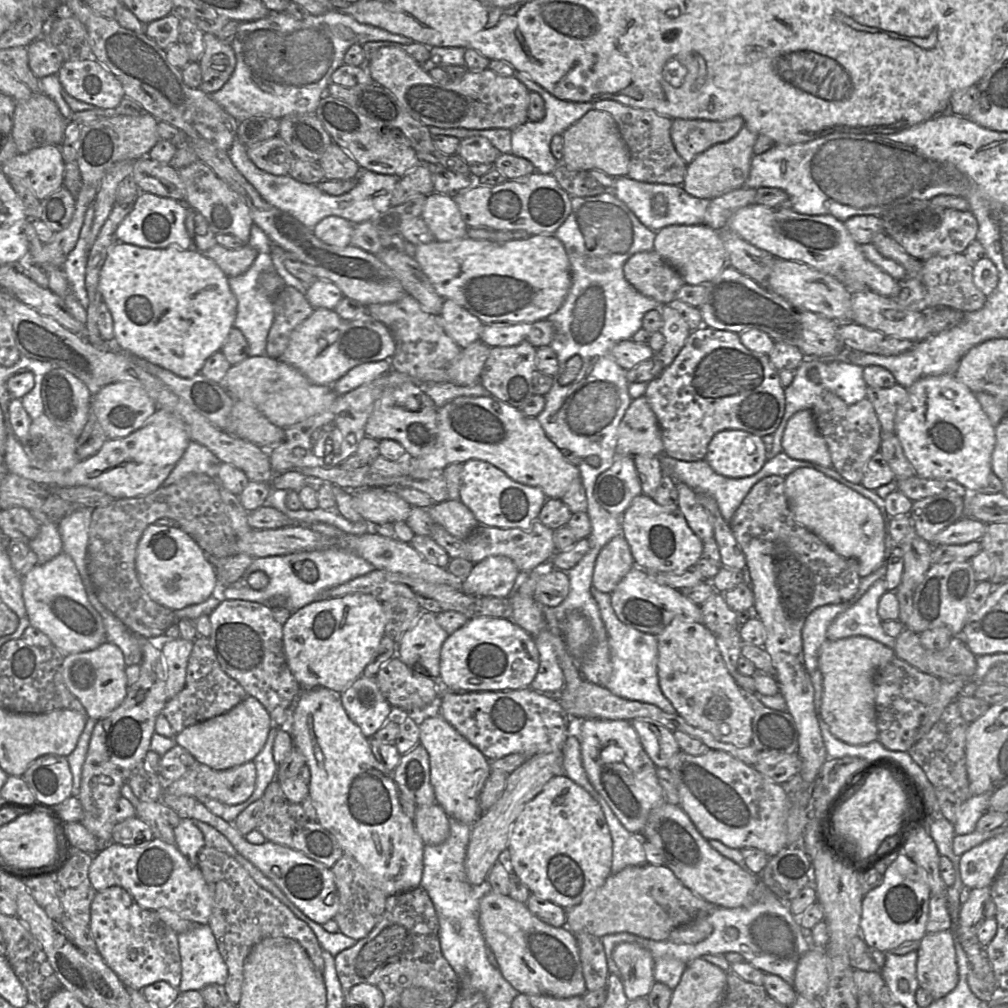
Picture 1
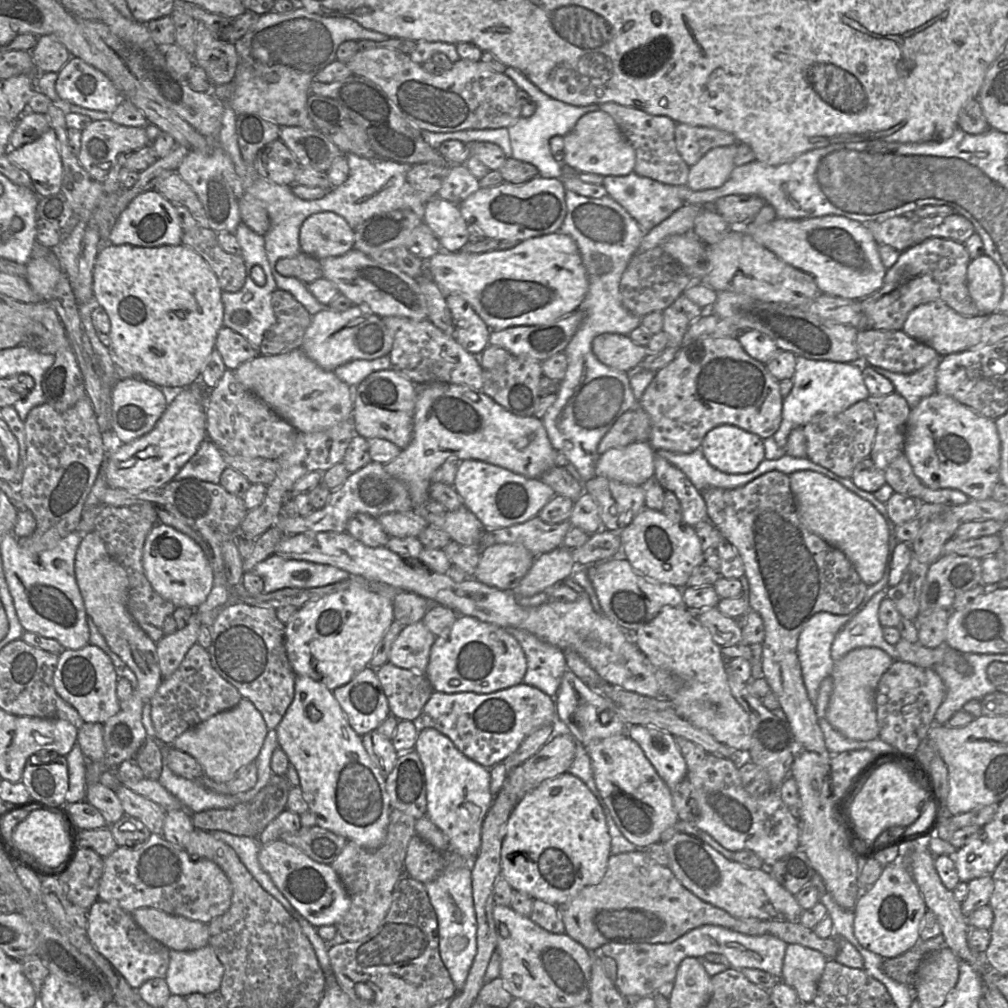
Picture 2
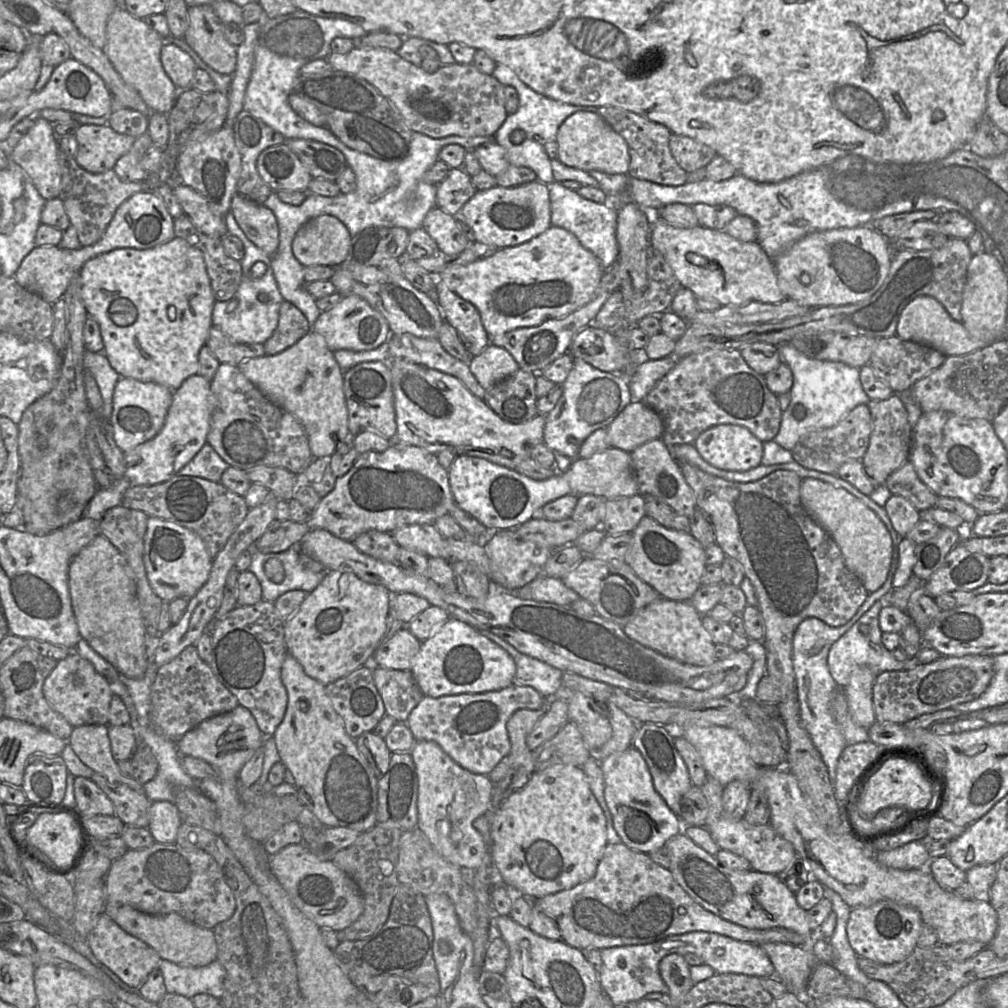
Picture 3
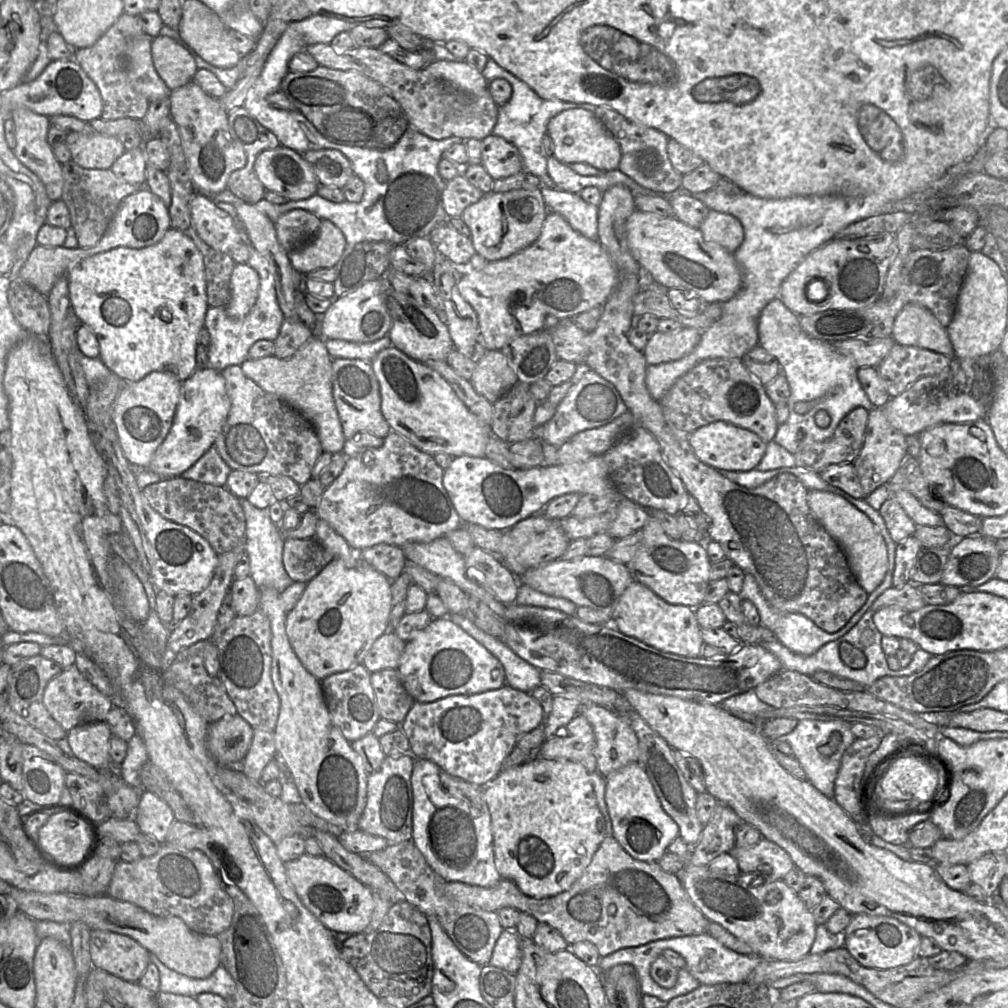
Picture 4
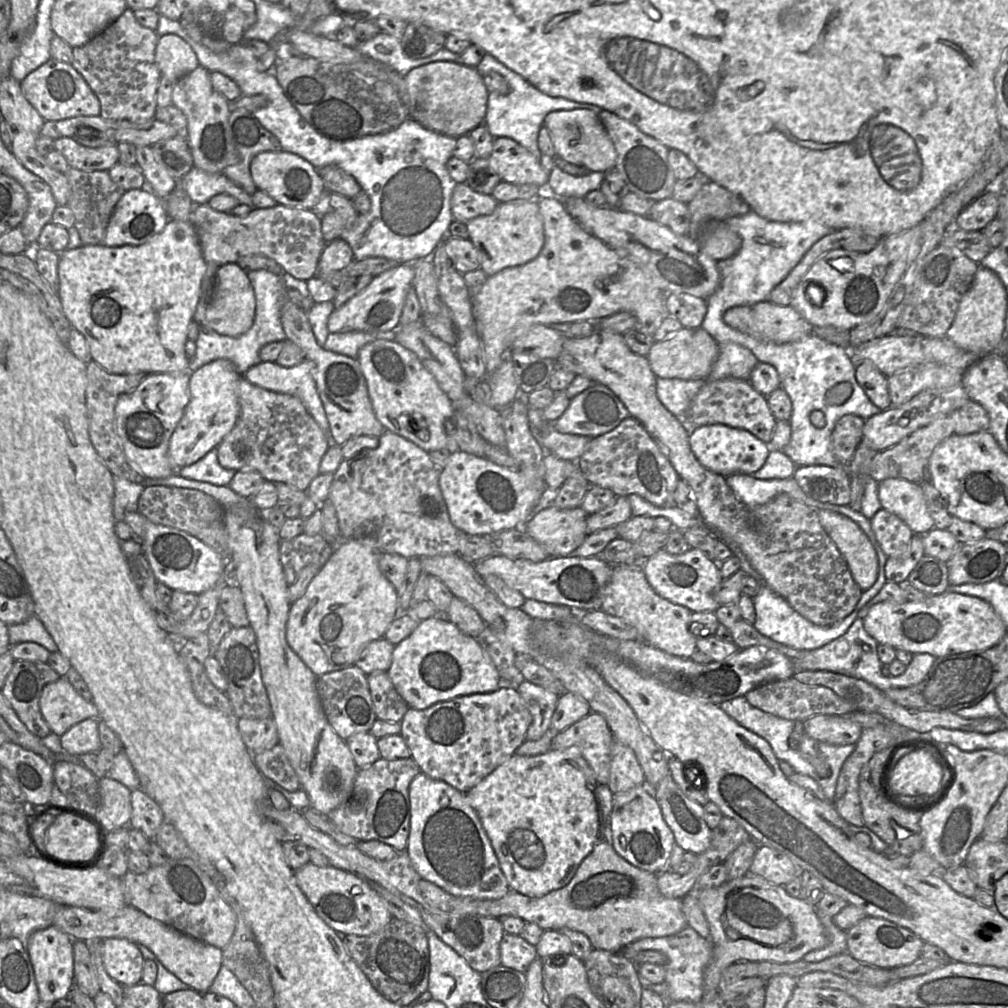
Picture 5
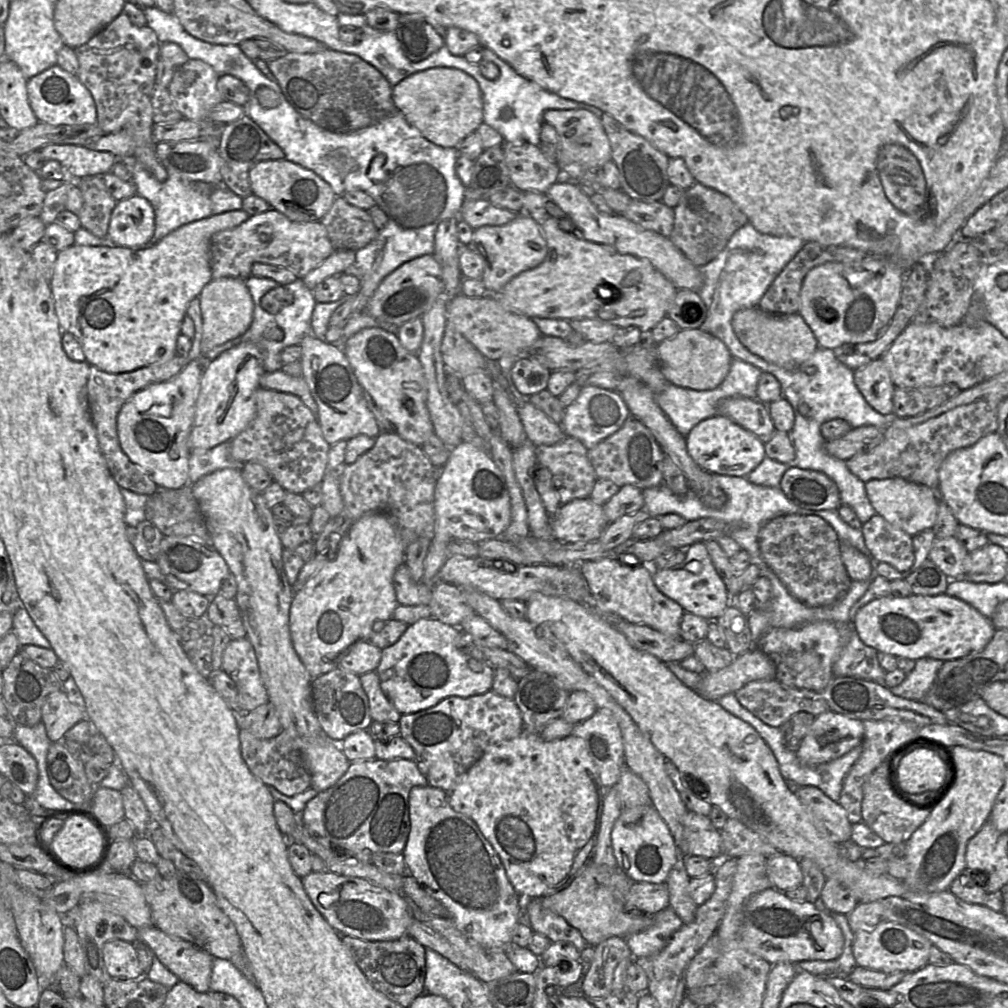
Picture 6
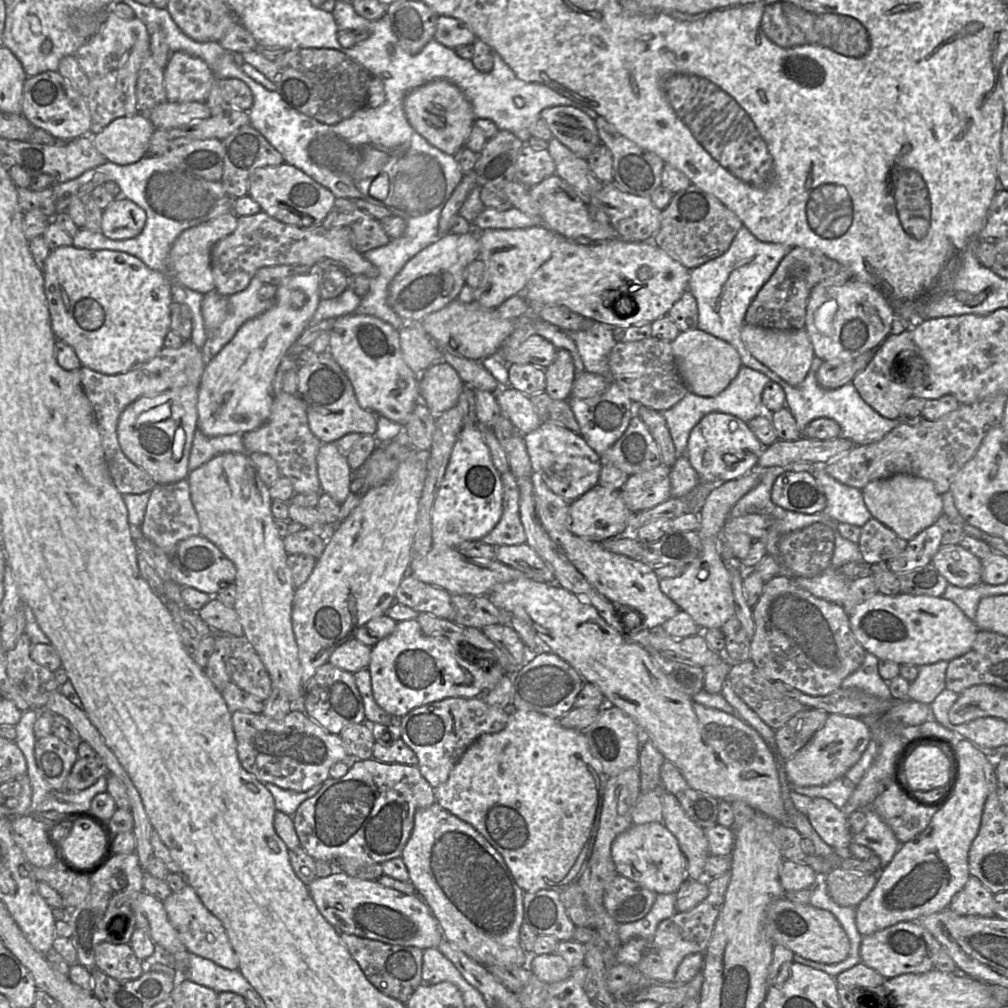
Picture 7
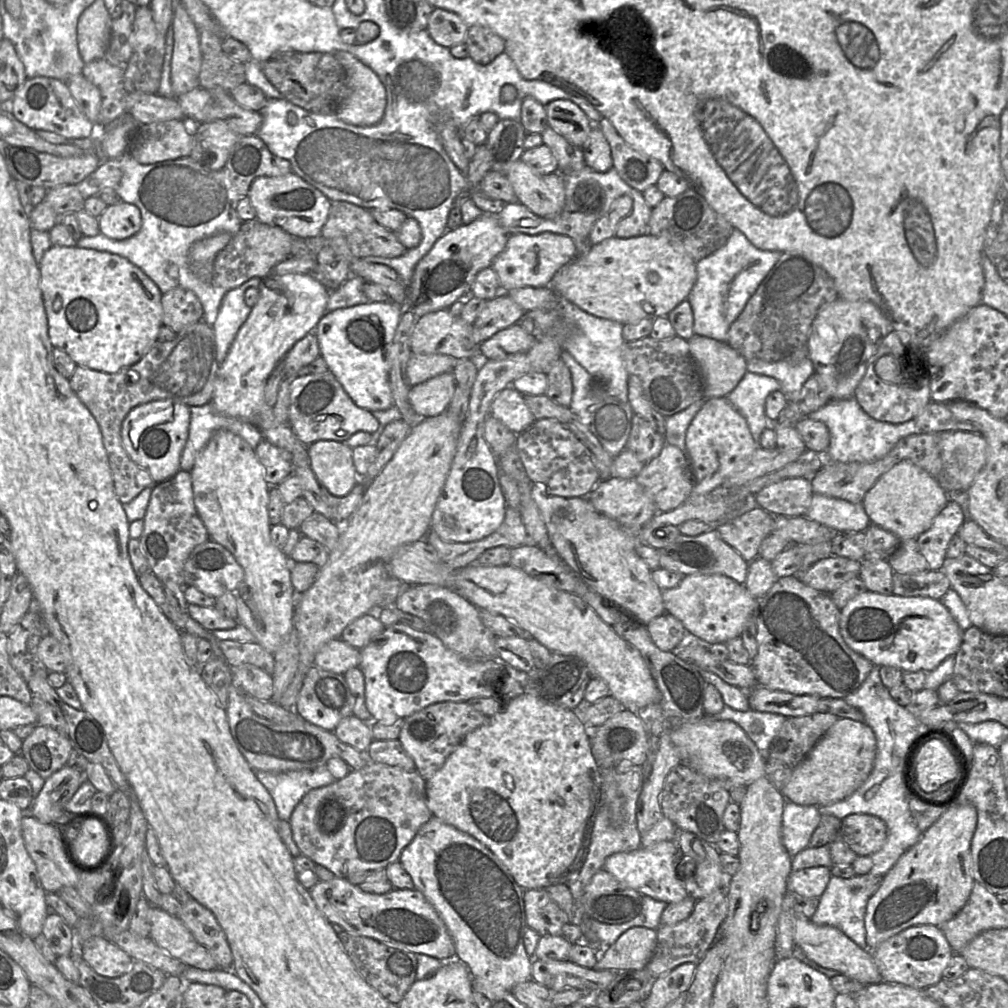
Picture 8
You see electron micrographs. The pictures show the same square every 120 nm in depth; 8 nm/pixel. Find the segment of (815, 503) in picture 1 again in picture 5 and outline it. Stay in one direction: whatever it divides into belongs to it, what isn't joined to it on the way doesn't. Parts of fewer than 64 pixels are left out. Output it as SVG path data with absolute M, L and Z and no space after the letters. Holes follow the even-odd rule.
M818 510L819 521L837 546L850 569L854 581L863 590L873 586L878 577L878 557L867 535L849 517Z

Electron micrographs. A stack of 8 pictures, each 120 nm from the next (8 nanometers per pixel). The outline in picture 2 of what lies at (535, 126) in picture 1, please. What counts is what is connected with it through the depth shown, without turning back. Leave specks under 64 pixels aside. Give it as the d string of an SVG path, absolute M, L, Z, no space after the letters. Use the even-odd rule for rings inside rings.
M506 67L504 74L512 79L519 88L527 92L536 104L536 110L533 115L529 117L520 116L507 127L512 149L511 157L533 164L537 168L539 176L562 178L562 162L554 158L550 150L549 140L553 136L560 135L563 137L569 133L582 115L598 110L597 104L586 106L570 105L547 95L521 72L512 67Z

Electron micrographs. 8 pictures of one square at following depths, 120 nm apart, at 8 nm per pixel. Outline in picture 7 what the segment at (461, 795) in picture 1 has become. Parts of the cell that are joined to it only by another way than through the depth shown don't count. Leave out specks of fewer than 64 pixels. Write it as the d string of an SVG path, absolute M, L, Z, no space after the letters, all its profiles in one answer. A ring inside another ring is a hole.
M437 802L428 808L418 809L401 858L416 894L430 908L446 940L485 967L515 965L524 968L526 955L520 940L520 928L524 923L524 891L516 884L499 852L472 825L451 814Z

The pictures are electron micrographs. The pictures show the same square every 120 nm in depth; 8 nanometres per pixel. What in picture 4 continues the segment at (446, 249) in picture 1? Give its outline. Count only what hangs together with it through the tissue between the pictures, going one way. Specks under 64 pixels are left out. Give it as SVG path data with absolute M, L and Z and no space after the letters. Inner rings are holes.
M548 211L540 235L531 245L507 258L488 261L480 270L461 274L458 290L477 314L485 349L501 350L516 337L602 307L617 281L617 269L598 239L583 236L562 215Z

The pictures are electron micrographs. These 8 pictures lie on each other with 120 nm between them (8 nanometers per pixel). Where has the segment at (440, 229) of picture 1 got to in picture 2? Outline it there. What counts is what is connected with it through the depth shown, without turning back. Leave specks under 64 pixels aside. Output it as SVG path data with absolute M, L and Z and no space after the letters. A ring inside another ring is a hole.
M437 196L427 199L422 210L422 221L437 238L440 250L457 252L469 241L468 223L455 203Z

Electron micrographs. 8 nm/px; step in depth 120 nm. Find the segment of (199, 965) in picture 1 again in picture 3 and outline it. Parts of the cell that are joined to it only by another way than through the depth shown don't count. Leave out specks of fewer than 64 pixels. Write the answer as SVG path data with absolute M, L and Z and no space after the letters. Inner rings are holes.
M161 959L159 964L168 993L192 998L201 993L221 999L226 970L216 959L202 967L184 967Z

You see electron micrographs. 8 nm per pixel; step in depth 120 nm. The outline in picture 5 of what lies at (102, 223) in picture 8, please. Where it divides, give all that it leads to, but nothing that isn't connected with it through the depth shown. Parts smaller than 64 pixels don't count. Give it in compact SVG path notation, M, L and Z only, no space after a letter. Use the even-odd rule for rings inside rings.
M142 188L128 190L115 206L102 244L105 246L142 245L158 235L169 220L163 200L152 190Z

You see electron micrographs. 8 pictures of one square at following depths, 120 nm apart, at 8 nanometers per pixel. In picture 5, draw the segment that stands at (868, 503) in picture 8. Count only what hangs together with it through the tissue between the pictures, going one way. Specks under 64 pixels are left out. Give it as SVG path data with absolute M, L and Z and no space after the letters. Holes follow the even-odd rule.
M901 478L878 482L881 507L895 514L915 533L924 535L934 528L920 484Z

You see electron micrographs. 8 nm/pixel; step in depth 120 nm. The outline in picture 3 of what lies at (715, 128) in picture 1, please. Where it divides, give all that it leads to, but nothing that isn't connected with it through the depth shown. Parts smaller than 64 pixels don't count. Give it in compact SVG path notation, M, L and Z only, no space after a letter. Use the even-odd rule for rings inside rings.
M674 133L670 136L669 147L676 162L687 174L706 167L714 157L718 156L711 147Z

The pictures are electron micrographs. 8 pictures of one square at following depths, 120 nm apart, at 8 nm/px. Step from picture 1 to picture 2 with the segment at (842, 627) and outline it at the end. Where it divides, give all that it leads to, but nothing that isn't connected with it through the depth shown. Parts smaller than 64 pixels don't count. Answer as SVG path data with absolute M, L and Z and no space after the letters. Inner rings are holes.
M888 588L876 593L864 609L839 631L831 647L831 658L834 662L851 650L862 647L880 648L889 654L894 661L900 660L896 646L885 640L883 627L879 620L880 604L887 594Z

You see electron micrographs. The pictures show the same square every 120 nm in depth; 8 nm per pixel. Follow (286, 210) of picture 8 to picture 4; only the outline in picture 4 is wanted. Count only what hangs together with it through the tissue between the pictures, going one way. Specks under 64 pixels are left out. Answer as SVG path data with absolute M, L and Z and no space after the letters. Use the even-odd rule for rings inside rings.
M280 145L257 156L254 171L266 191L278 193L289 201L316 194L318 180L302 154Z

